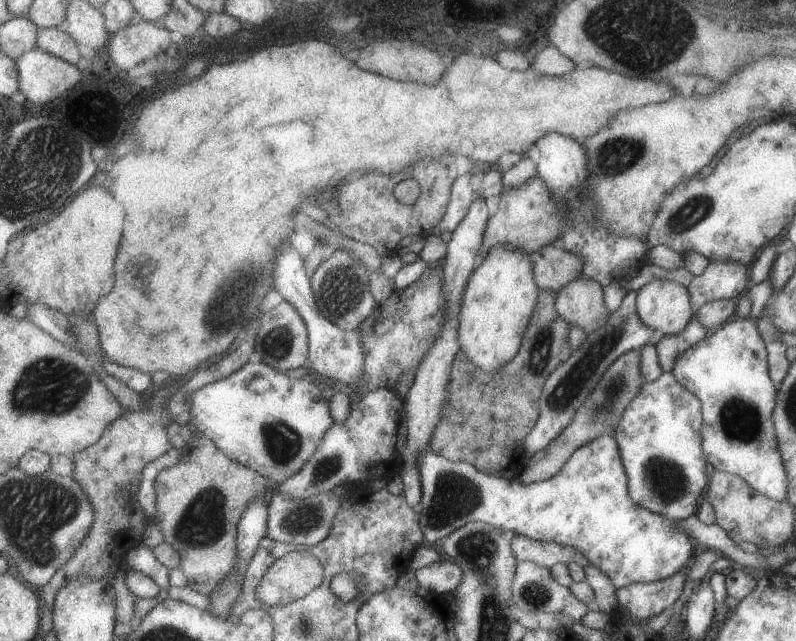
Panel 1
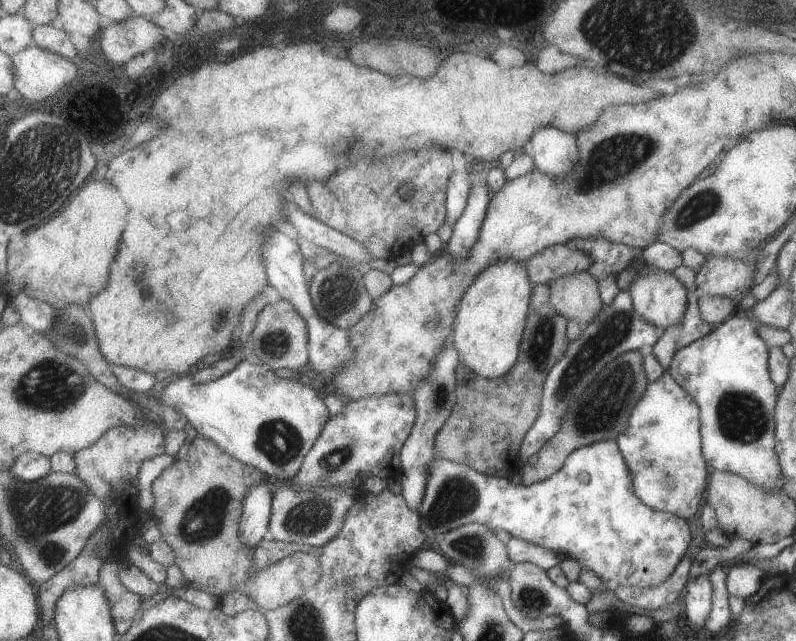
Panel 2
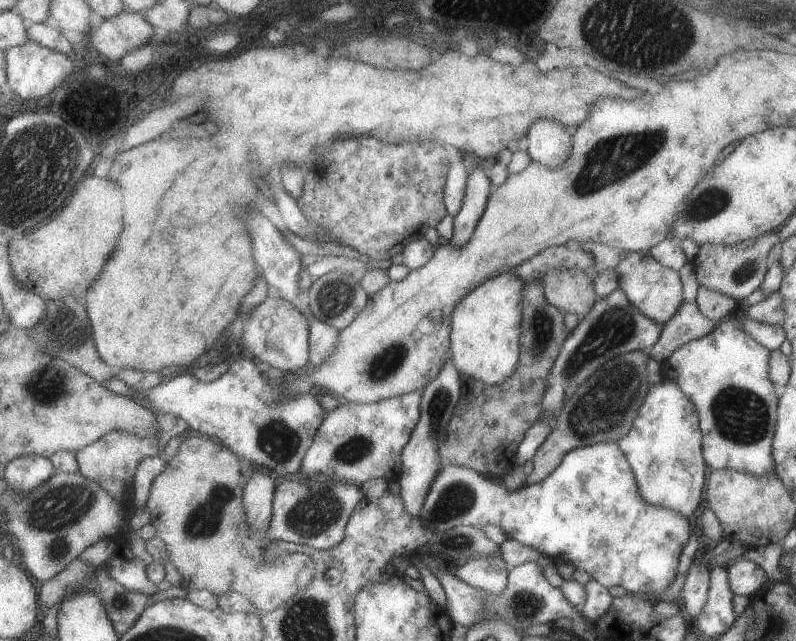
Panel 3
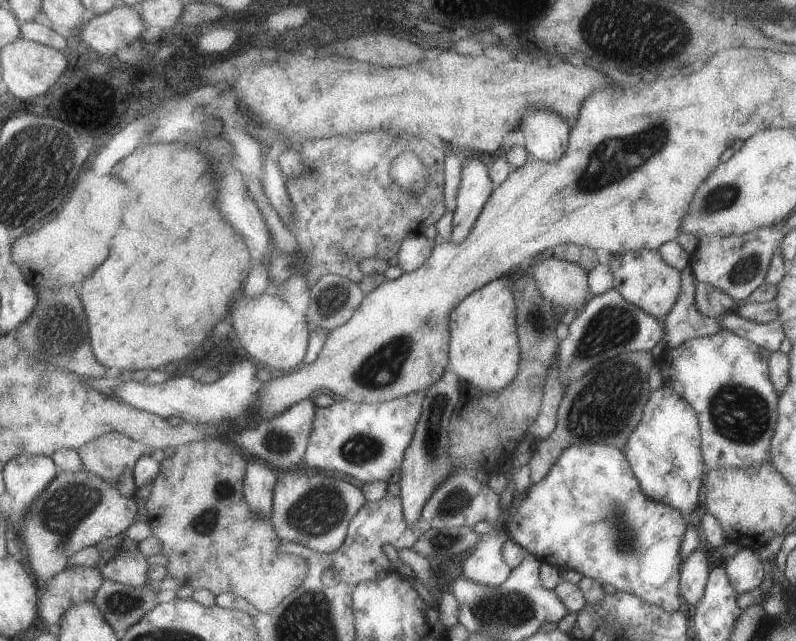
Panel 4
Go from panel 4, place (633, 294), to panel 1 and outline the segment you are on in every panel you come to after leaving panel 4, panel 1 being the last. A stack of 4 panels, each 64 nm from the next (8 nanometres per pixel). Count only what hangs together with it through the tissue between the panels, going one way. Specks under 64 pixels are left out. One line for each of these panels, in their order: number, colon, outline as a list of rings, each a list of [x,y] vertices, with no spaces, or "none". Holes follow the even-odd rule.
1: [[[657,280],[639,290],[639,314],[659,336],[677,336],[689,326],[695,310],[687,288]]]
2: [[[637,262],[635,266],[631,266],[631,270],[639,270],[645,268],[645,274],[629,288],[629,292],[635,298],[635,310],[655,328],[667,330],[673,326],[679,326],[683,322],[683,316],[687,314],[687,288],[669,272],[659,270],[659,268],[649,268],[645,262]]]
3: [[[633,252],[617,266],[617,272],[621,276],[621,290],[625,290],[637,310],[641,310],[653,322],[667,324],[683,306],[683,282],[679,272],[663,268],[659,262],[651,260],[647,252]]]

